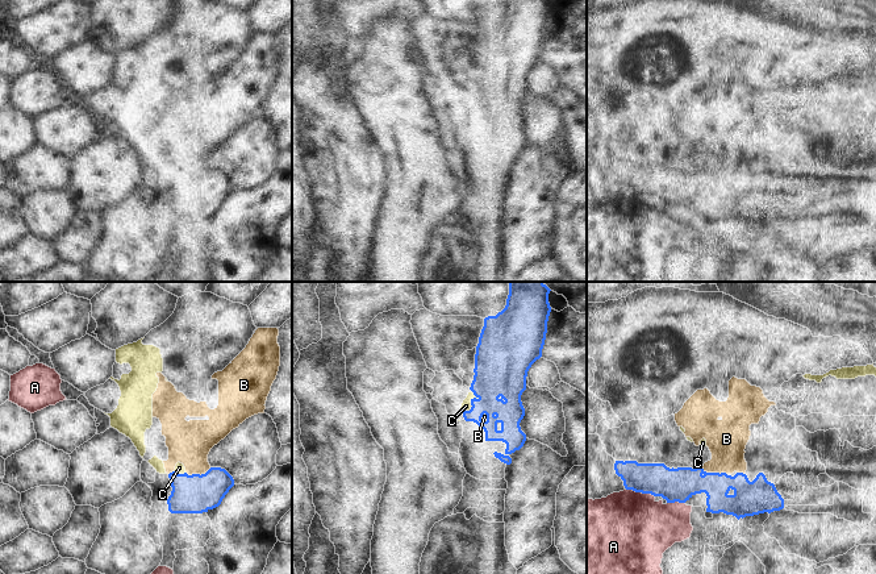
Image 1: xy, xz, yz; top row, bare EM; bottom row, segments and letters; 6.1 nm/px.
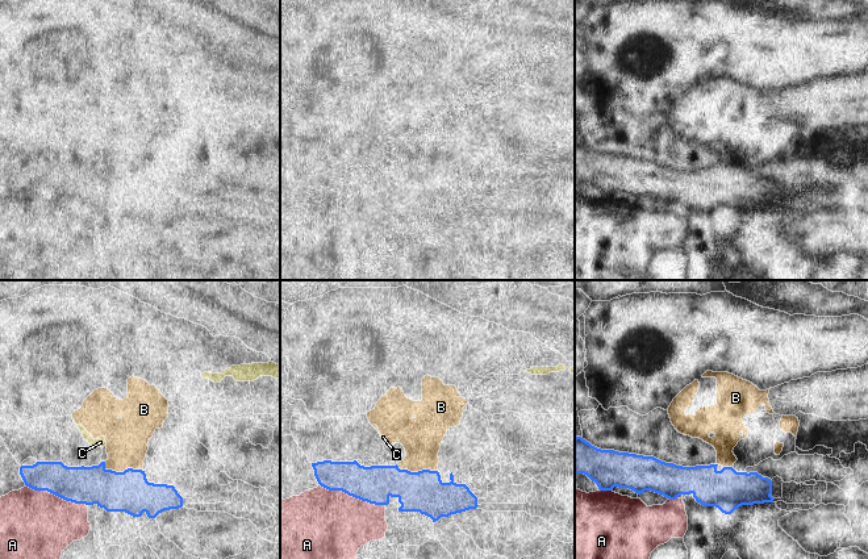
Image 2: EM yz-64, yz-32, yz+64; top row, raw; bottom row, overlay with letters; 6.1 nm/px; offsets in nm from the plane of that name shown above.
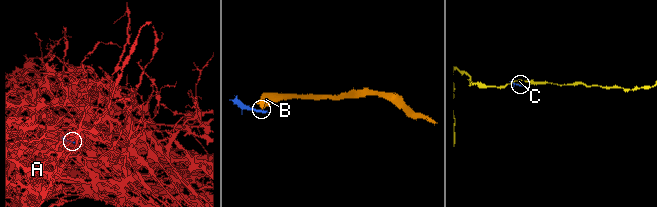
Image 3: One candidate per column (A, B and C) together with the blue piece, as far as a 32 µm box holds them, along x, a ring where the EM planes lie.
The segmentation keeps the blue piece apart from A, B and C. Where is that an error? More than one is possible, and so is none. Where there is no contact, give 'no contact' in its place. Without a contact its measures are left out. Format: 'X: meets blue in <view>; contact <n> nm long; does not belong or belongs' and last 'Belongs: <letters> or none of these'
A: meets blue in yz; contact 180 nm long; does not belong
B: meets blue in yz; contact 170 nm long; does not belong
C: meets blue in xz; contact 150 nm long; does not belong
Belongs: none of these

